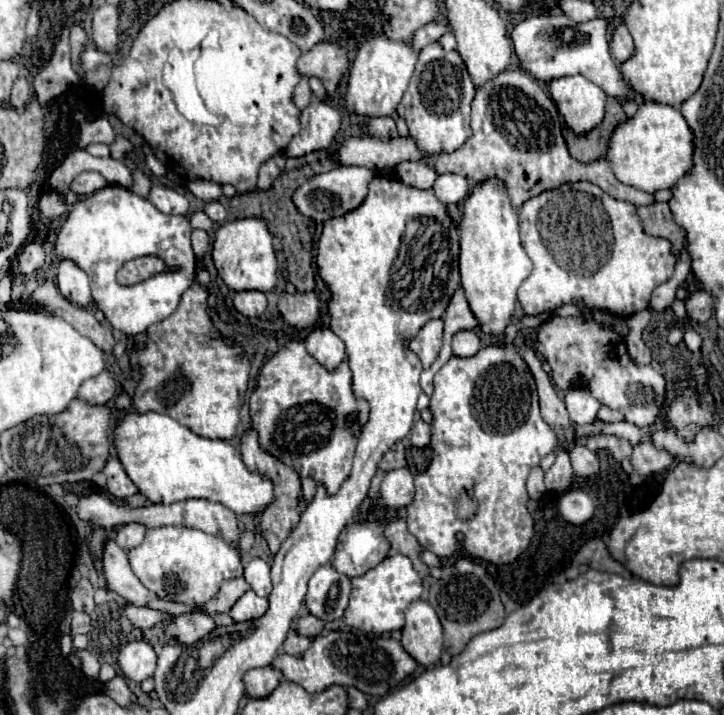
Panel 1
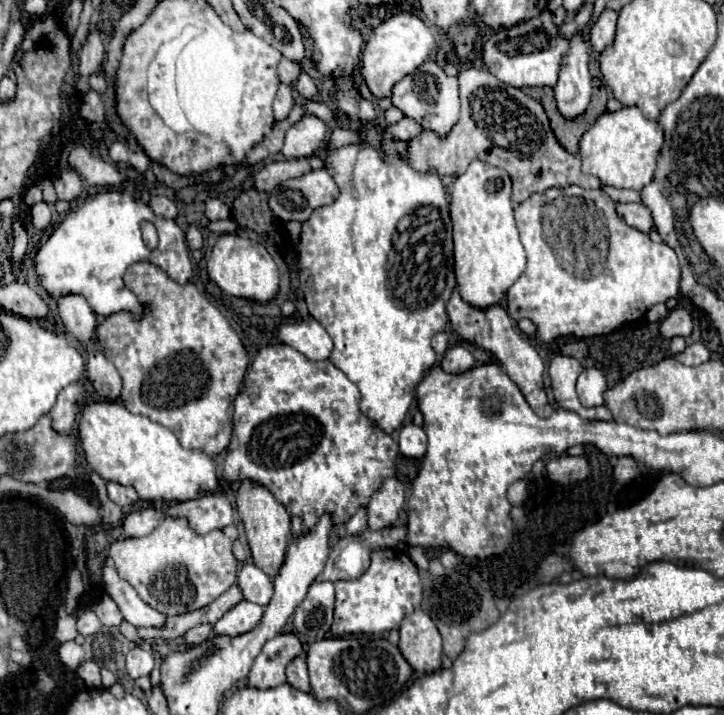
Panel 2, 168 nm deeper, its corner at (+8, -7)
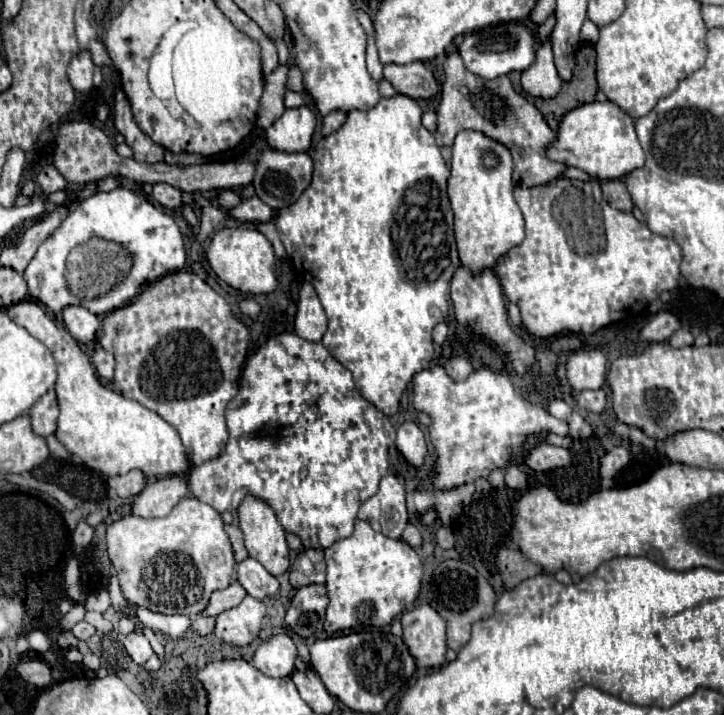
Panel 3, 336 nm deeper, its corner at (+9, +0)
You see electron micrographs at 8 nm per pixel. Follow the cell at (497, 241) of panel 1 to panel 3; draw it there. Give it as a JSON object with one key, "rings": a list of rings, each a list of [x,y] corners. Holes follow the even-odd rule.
{"rings":[[[459,132],[453,144],[453,160],[451,160],[451,176],[449,176],[449,202],[455,214],[455,240],[459,250],[461,264],[471,270],[475,276],[483,274],[485,270],[495,270],[497,260],[503,258],[509,250],[519,246],[525,240],[525,220],[521,210],[513,198],[513,182],[511,182],[511,154],[503,144],[483,136],[481,132]]]}

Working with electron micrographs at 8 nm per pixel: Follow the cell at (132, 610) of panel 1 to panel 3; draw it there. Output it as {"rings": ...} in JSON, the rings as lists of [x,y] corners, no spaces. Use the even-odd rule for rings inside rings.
{"rings":[[[239,582],[229,584],[225,590],[217,590],[211,594],[211,600],[207,604],[207,608],[201,612],[203,616],[219,616],[221,612],[235,608],[237,604],[241,604],[241,600],[247,596],[245,588]]]}

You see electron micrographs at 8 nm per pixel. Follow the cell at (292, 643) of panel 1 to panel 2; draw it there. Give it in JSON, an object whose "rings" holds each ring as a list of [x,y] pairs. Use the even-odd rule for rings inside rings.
{"rings":[[[296,657],[296,659],[288,665],[286,677],[288,677],[288,683],[290,683],[294,689],[304,691],[304,693],[310,693],[310,681],[308,681],[308,669],[306,669],[304,657]]]}

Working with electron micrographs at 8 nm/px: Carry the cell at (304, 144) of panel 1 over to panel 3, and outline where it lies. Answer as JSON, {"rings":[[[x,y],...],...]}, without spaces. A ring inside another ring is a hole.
{"rings":[[[309,106],[289,108],[285,114],[265,130],[271,148],[281,152],[307,152],[317,126],[317,116]]]}

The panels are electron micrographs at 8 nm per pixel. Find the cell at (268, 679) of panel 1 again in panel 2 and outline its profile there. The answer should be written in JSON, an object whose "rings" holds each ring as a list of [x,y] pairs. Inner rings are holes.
{"rings":[[[282,633],[270,639],[262,653],[254,659],[248,673],[248,685],[258,689],[270,689],[286,683],[284,667],[302,653],[302,643],[294,633]]]}

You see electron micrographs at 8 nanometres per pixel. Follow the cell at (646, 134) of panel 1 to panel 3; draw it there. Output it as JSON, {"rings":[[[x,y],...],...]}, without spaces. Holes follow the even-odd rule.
{"rings":[[[591,102],[571,110],[563,118],[557,140],[547,150],[547,156],[585,170],[599,180],[617,180],[645,166],[645,152],[635,134],[635,120],[613,102]]]}

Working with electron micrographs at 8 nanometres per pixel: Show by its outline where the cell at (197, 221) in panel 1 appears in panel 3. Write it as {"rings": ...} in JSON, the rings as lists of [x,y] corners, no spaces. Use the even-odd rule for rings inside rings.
{"rings":[[[257,196],[241,202],[233,210],[229,210],[229,216],[235,218],[237,222],[247,222],[247,224],[263,224],[263,222],[273,222],[277,216],[277,210],[263,204]]]}

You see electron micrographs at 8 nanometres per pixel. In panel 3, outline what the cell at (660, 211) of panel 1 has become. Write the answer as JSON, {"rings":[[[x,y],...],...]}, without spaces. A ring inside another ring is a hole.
{"rings":[[[603,180],[601,188],[603,188],[603,196],[607,198],[607,202],[613,208],[617,208],[621,212],[633,210],[633,200],[631,200],[631,194],[629,194],[627,186],[623,184],[623,180]]]}

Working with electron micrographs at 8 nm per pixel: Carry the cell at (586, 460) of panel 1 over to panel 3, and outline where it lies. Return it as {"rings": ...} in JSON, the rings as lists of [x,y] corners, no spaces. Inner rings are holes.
{"rings":[[[539,444],[535,450],[531,450],[531,454],[527,456],[527,464],[537,470],[537,472],[545,472],[545,470],[555,470],[555,468],[563,468],[571,464],[571,454],[565,448],[557,448],[551,444]]]}

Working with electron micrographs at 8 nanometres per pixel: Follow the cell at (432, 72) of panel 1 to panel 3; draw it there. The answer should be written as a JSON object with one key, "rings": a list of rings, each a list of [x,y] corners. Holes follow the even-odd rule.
{"rings":[[[411,62],[405,66],[387,64],[383,66],[385,80],[391,82],[395,92],[409,96],[413,100],[431,100],[439,94],[439,82],[433,76],[433,70],[423,62]]]}

